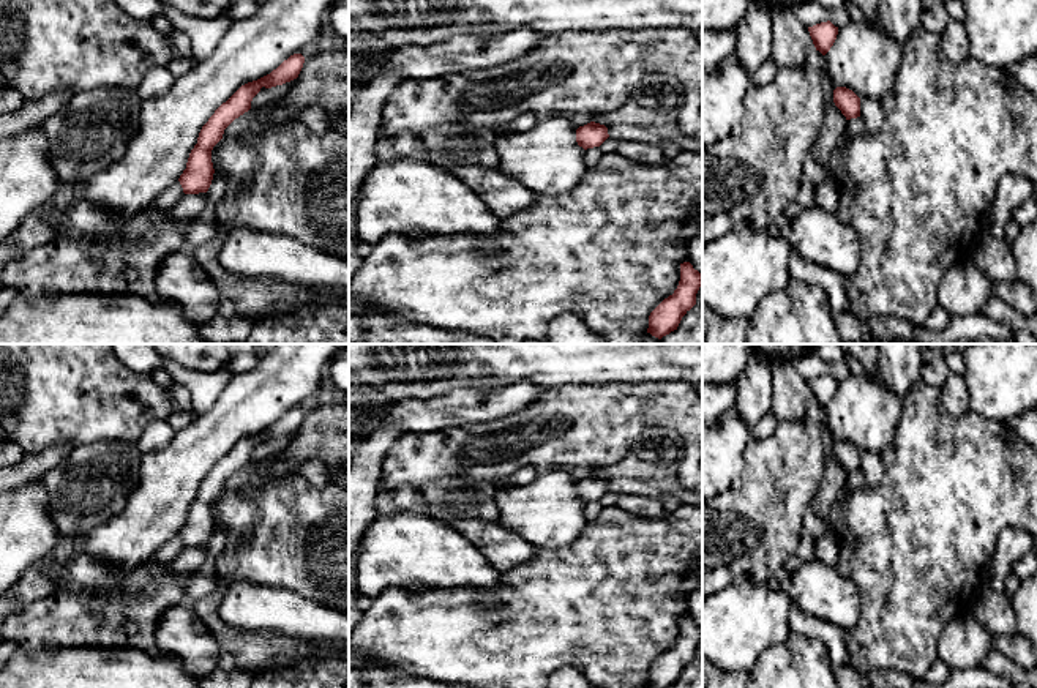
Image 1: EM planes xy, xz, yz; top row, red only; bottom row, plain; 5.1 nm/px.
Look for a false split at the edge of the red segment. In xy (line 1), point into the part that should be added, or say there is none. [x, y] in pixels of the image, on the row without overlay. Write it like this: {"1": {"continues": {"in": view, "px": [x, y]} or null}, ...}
{"1": {"continues": null}}

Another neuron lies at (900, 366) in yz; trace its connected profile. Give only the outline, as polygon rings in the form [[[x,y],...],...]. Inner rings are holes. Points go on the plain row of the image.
[[[876,344],[879,349],[879,383],[904,399],[922,379],[923,352],[920,344]]]

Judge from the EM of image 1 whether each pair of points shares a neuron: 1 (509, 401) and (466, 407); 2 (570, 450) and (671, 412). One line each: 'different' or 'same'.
1: same
2: same

